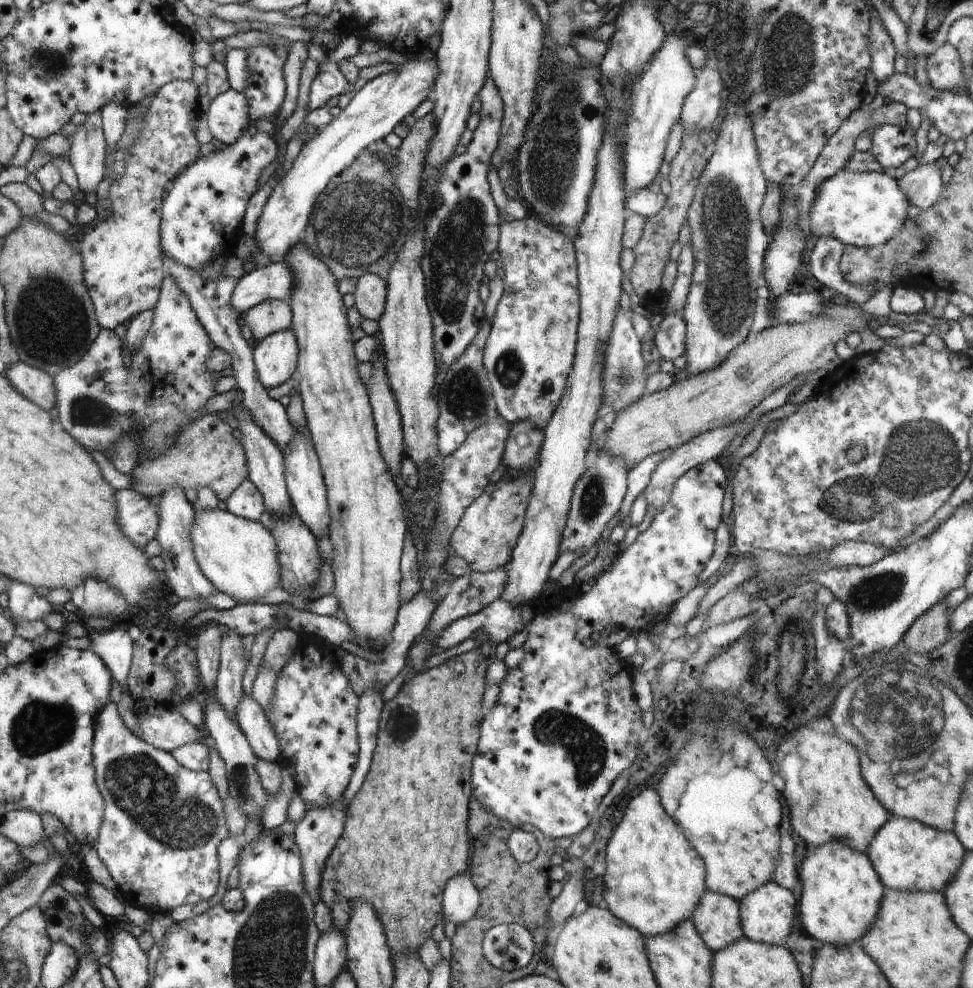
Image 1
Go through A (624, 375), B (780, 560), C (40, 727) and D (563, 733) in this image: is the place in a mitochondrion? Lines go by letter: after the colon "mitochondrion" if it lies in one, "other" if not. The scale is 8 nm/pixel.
A: mitochondrion
B: other
C: mitochondrion
D: mitochondrion

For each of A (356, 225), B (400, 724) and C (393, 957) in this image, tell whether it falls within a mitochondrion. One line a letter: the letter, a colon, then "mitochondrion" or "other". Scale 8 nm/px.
A: mitochondrion
B: mitochondrion
C: other

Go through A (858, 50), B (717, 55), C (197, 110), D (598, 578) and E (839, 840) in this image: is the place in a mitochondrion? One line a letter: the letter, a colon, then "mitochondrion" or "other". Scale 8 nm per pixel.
A: other
B: other
C: other
D: other
E: other

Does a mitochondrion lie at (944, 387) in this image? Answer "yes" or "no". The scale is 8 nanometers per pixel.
no

